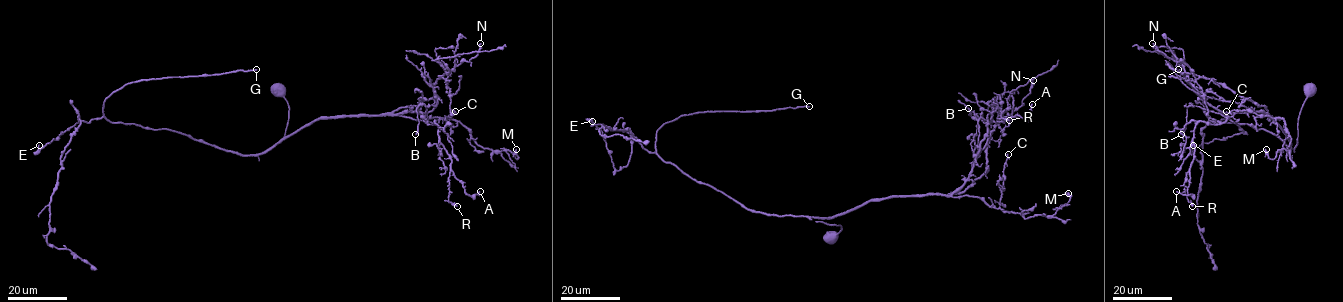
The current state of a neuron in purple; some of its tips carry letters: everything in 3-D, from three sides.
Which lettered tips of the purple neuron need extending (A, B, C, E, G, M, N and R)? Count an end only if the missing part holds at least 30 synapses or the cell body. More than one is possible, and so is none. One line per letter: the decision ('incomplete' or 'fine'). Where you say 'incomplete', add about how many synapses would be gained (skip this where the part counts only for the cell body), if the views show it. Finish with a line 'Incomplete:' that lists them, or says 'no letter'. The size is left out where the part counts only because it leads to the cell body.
A: fine
B: fine
C: fine
E: fine
G: incomplete | 160 syn
M: fine
N: fine
R: fine
Incomplete: G

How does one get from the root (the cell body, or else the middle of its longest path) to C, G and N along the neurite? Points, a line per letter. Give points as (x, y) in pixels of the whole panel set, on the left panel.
C: (278, 88), (289, 117), (284, 137), (269, 148), (319, 119), (399, 115), (426, 120), (455, 111)
G: (278, 88), (289, 108), (285, 134), (256, 154), (103, 115), (103, 101), (129, 83), (256, 69)
N: (278, 88), (289, 117), (284, 137), (269, 148), (319, 119), (417, 106), (480, 43)

